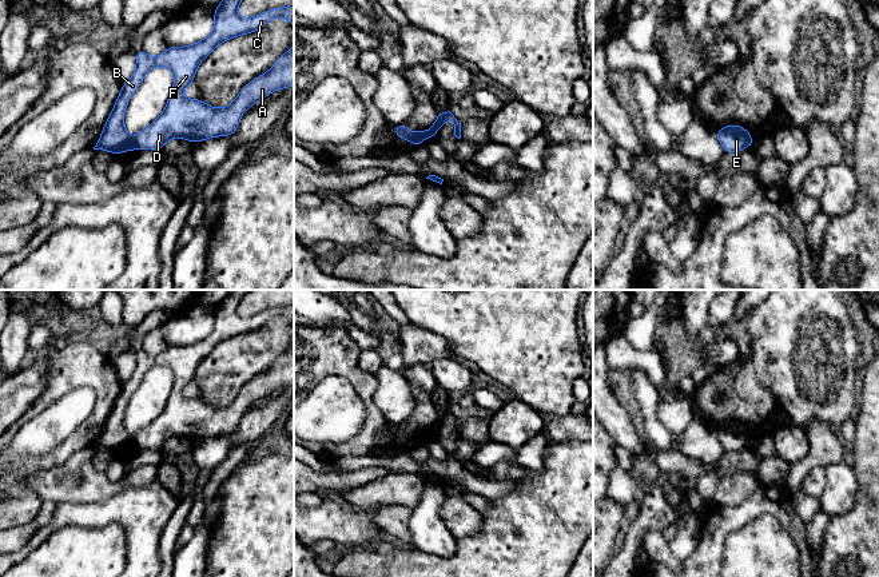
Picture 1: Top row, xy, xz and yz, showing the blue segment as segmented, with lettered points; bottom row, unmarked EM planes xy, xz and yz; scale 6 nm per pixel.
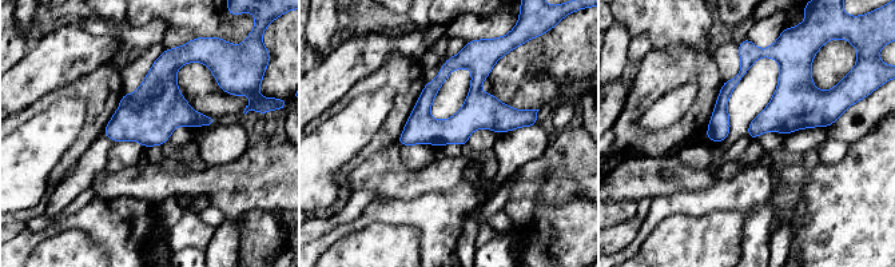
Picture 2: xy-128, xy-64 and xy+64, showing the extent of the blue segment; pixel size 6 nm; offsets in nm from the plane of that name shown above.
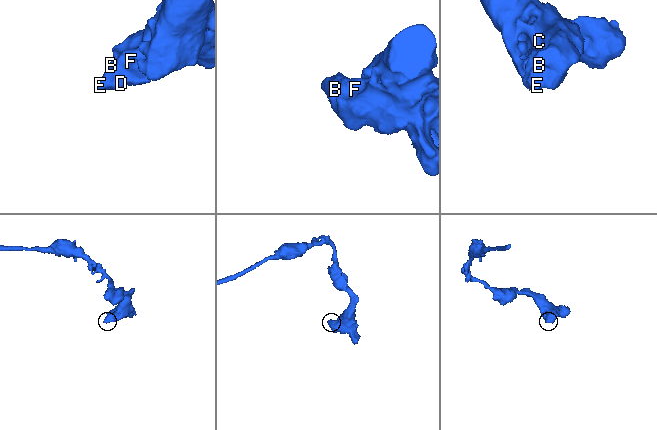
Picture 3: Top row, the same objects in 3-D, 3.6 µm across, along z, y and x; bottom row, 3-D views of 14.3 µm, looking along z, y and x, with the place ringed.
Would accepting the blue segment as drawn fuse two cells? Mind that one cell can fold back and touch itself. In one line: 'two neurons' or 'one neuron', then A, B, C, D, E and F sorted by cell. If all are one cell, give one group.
one neuron; groups A B C D E F

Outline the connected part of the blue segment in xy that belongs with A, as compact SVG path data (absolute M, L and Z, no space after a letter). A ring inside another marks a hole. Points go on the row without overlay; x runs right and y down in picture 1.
M230 290L215 307L214 327L202 341L186 346L168 346L156 357L143 349L135 354L136 367L132 377L122 383L103 431L94 449L124 453L127 449L154 449L172 437L198 442L216 435L231 435L246 411L258 399L275 389L294 385L294 345L283 353L263 374L246 383L235 399L224 407L212 407L200 398L187 398L183 389L194 382L199 363L223 341L235 335L255 331L271 318L282 317L294 325L294 302L285 307L273 307L256 315L243 318L238 314L242 298L250 290ZM155 366L166 366L174 371L174 386L164 410L148 426L130 435L124 427L124 410L147 371Z

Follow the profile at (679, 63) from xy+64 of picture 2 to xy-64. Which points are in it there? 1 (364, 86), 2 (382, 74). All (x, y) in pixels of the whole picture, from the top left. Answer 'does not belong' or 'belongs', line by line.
1: belongs
2: belongs

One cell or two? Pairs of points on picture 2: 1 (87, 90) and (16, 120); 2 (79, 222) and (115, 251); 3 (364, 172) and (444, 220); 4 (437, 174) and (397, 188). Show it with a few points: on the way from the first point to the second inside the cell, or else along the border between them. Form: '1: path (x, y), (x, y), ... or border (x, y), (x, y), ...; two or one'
1: path (70, 91), (55, 95), (34, 110); one
2: path (88, 222), (108, 242); one
3: border (438, 192), (424, 192), (408, 199), (389, 199); two
4: path (428, 180), (406, 183); one

